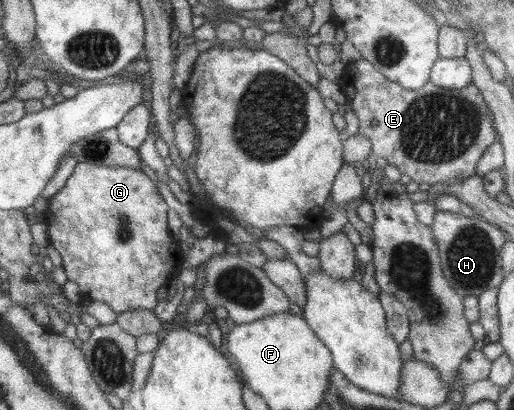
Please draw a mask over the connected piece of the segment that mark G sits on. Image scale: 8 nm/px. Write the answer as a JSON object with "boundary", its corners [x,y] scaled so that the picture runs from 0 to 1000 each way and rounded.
{"boundary":[[[152,395],[125,459],[93,493],[86,539],[93,556],[95,598],[117,617],[130,678],[150,690],[156,710],[183,739],[198,734],[226,763],[298,756],[307,739],[304,710],[340,678],[356,651],[360,602],[327,559],[327,498],[276,412]]]}

